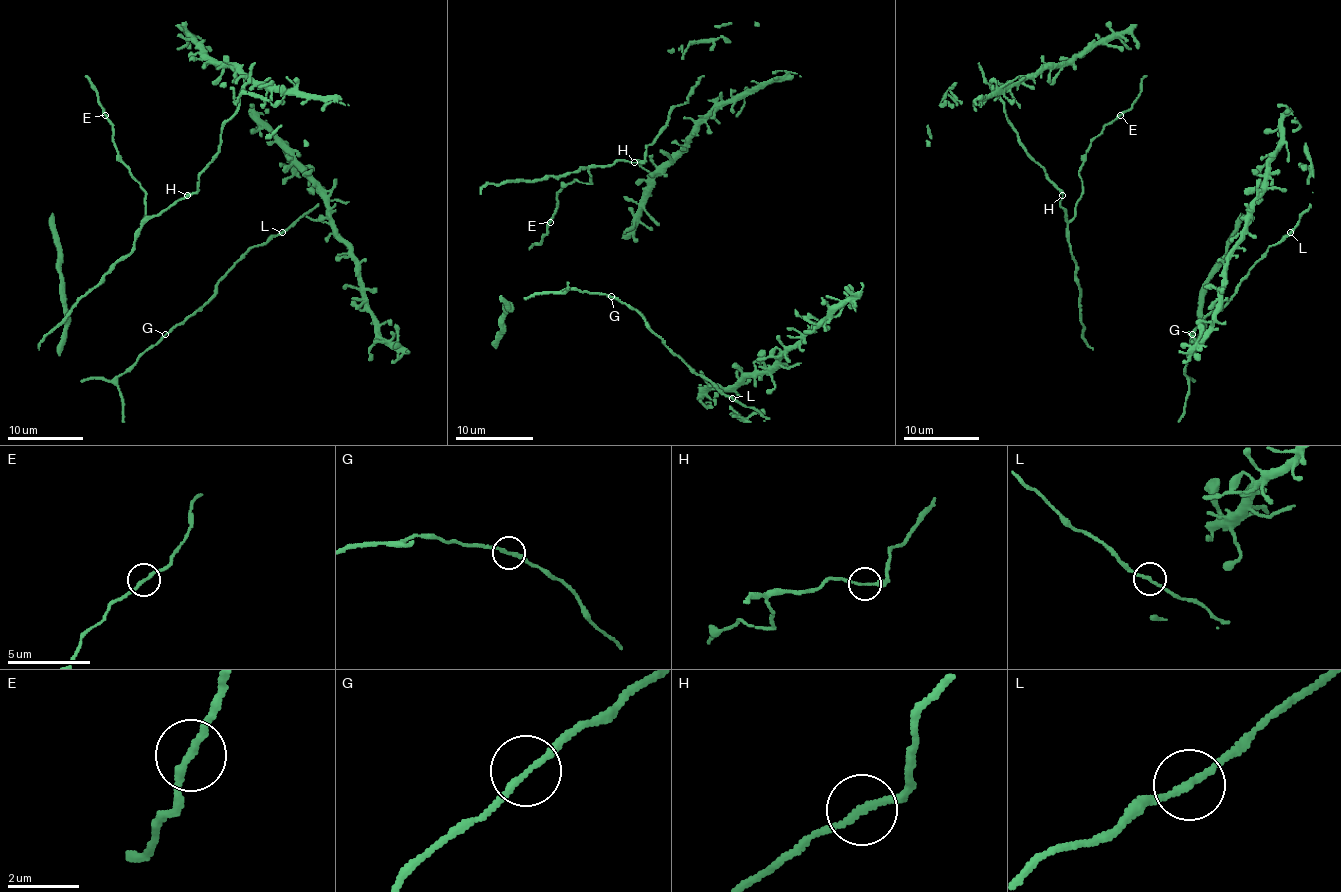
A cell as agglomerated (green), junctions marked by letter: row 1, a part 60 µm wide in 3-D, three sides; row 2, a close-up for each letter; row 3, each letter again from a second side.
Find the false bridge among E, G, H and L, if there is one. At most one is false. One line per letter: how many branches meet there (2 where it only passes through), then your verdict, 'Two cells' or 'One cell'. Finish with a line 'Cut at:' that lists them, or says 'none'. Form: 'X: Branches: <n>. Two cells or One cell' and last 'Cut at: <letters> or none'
E: Branches: 2. One cell
G: Branches: 2. One cell
H: Branches: 2. One cell
L: Branches: 2. One cell
Cut at: none

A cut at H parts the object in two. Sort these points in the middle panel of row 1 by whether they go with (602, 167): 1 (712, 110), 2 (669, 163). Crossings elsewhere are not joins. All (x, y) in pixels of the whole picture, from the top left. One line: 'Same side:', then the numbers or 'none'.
Same side: 1, 2

